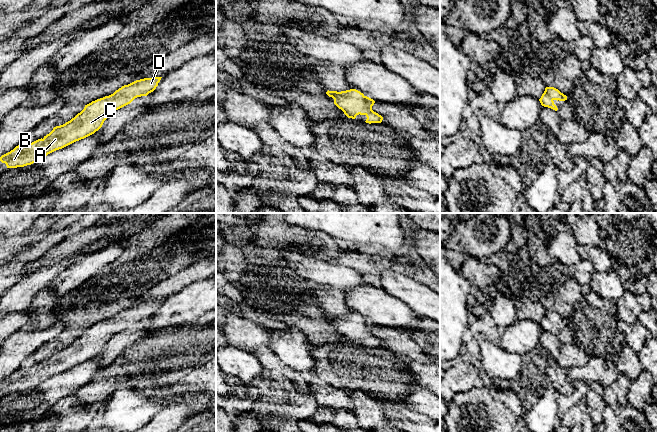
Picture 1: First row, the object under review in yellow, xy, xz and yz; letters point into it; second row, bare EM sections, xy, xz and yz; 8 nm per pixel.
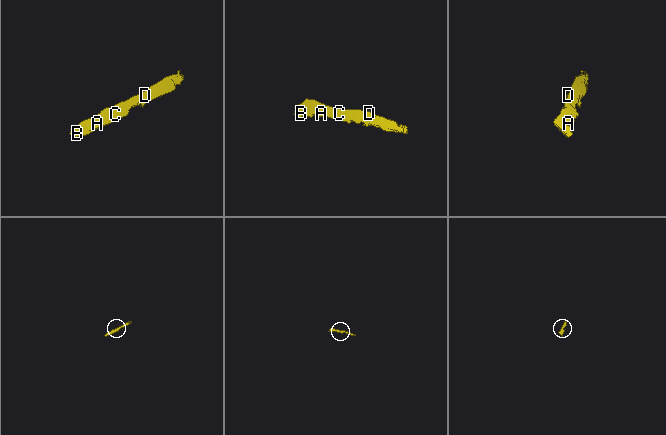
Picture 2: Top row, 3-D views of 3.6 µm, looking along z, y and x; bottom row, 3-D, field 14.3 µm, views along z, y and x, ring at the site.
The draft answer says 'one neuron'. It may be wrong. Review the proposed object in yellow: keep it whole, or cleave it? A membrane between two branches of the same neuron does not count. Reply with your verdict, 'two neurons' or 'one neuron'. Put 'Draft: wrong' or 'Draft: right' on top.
Draft: right
one neuron

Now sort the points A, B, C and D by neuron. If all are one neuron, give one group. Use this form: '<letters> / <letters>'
A B C D

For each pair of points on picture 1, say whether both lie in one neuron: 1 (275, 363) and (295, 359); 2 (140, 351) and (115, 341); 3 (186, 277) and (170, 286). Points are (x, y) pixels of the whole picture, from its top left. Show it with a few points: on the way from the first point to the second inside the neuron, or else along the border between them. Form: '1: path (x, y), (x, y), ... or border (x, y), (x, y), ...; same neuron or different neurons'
1: border (270, 347), (285, 364), (302, 374); different neurons
2: border (147, 333), (128, 345), (110, 362); different neurons
3: path (182, 278), (174, 283); same neuron

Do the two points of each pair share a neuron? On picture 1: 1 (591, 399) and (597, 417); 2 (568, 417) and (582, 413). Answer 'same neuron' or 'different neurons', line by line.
1: same neuron
2: same neuron

